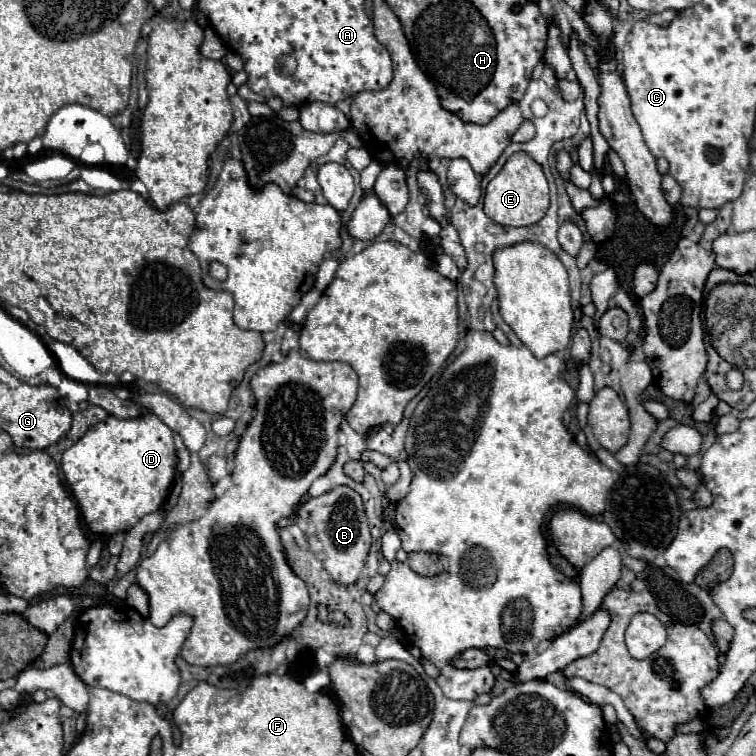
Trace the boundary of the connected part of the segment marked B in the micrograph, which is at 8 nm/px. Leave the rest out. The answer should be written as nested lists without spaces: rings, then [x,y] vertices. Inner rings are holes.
[[[335,487],[319,497],[305,501],[297,511],[295,521],[301,531],[307,533],[311,549],[321,559],[331,579],[351,585],[361,577],[361,569],[371,547],[371,533],[359,493],[355,493],[351,487]]]

